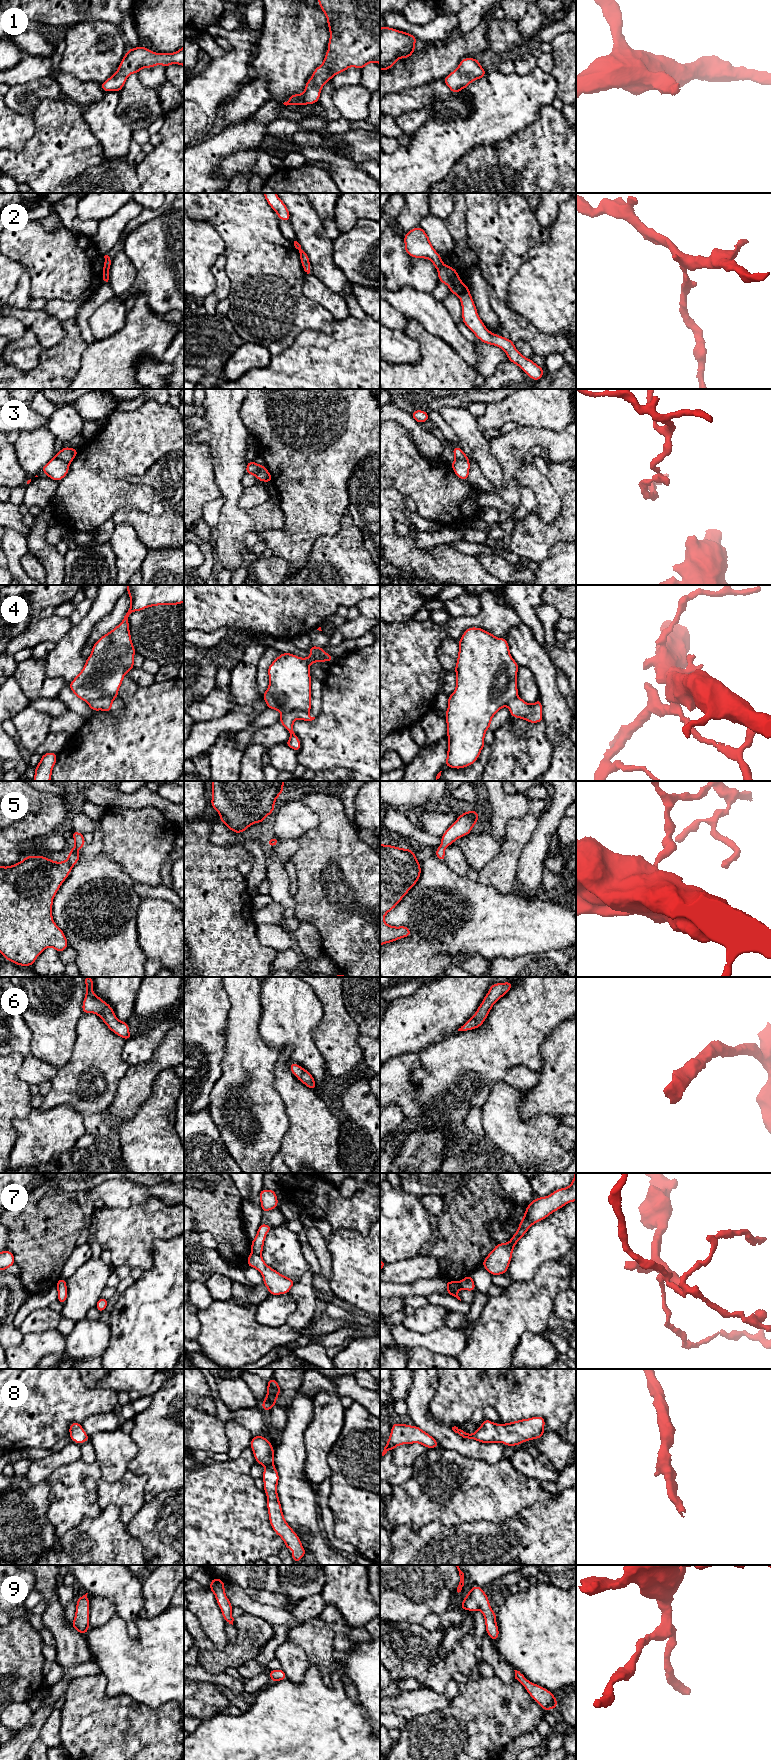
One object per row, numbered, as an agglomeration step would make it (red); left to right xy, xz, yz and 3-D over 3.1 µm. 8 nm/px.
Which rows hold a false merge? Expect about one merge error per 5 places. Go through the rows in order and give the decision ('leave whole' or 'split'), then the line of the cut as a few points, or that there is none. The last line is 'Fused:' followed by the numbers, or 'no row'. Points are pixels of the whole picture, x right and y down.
1: leave whole; no cut
2: split; cut in xy along (109, 266), (103, 271)
3: split; cut in xy along (55, 456), (68, 464)
4: split; cut in xy along (116, 696), (101, 697), (93, 699), (88, 703)
5: leave whole; no cut
6: leave whole; no cut
7: split; cut in xz along (252, 1252), (260, 1255)
8: leave whole; no cut
9: leave whole; no cut
Fused: 2, 3, 4, 7

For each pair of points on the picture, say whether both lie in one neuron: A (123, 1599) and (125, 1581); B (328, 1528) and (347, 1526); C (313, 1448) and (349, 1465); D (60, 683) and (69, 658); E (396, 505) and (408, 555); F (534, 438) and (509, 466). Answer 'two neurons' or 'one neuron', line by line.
A: one neuron
B: two neurons
C: two neurons
D: two neurons
E: one neuron
F: one neuron

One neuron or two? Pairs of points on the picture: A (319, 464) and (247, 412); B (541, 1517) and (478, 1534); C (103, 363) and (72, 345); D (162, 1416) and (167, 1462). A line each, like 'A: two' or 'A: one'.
A: one
B: one
C: two
D: one

